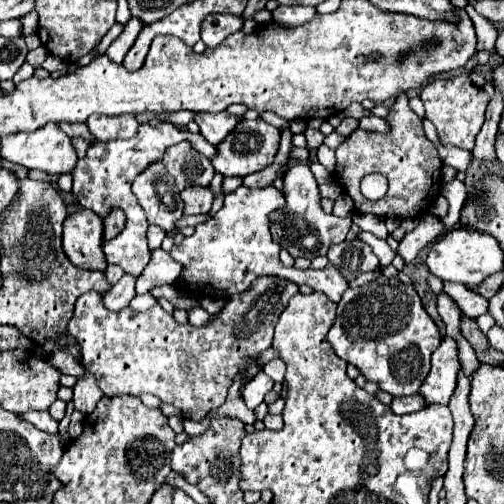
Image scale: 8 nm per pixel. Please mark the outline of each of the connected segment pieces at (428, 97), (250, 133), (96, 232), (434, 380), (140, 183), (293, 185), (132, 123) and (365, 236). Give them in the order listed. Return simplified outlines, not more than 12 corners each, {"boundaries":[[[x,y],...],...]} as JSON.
{"boundaries":[[[466,74],[422,88],[442,144],[464,150],[490,100]],[[240,120],[212,158],[216,172],[246,176],[272,164],[280,130]],[[102,218],[64,220],[62,248],[80,268],[106,268]],[[444,338],[420,394],[448,404],[458,380],[458,348]],[[164,164],[132,184],[148,224],[176,230],[184,202]],[[306,164],[284,174],[272,236],[294,258],[326,256],[352,220],[320,208]],[[92,114],[88,130],[98,142],[132,138],[134,114]],[[360,231],[358,238],[372,248],[382,266],[388,266],[396,254],[386,240]]]}

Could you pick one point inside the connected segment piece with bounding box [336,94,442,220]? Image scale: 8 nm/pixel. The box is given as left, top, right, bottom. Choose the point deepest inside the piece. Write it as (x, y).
(405, 156)

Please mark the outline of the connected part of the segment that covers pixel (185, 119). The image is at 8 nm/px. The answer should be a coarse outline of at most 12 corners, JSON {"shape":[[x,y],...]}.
{"shape":[[174,112],[166,118],[173,124],[187,124],[194,120],[196,112]]}

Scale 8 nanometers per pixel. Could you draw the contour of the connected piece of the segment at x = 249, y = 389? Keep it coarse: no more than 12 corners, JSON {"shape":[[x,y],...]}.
{"shape":[[264,372],[242,390],[250,410],[262,404],[272,382]]}

